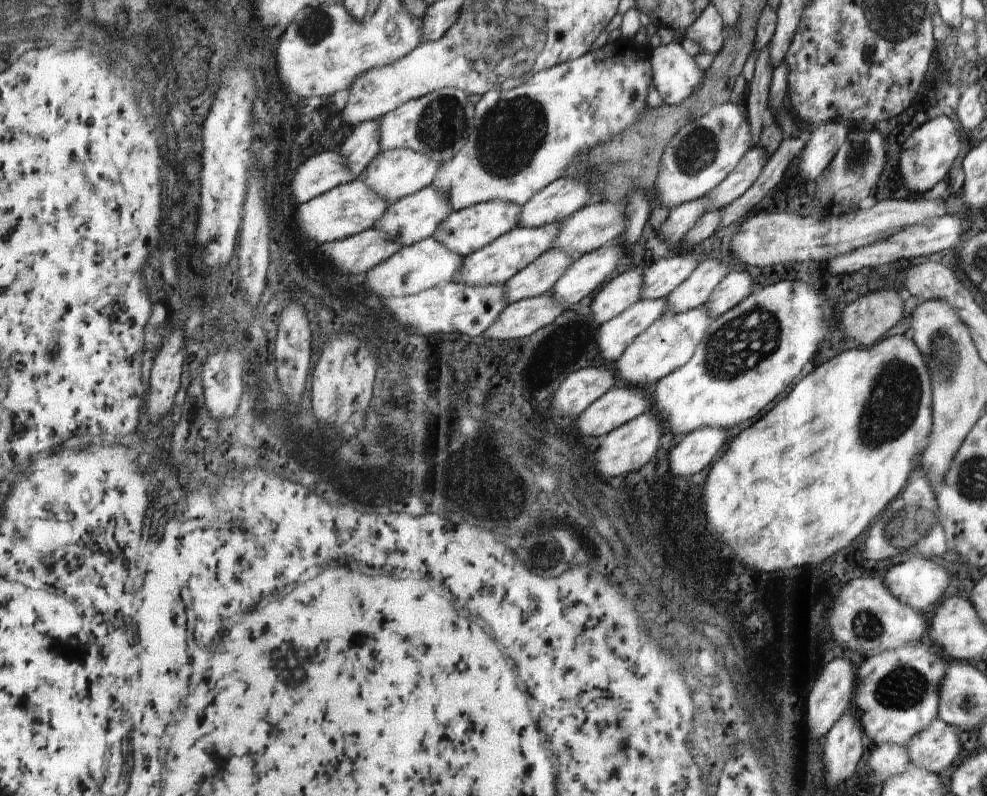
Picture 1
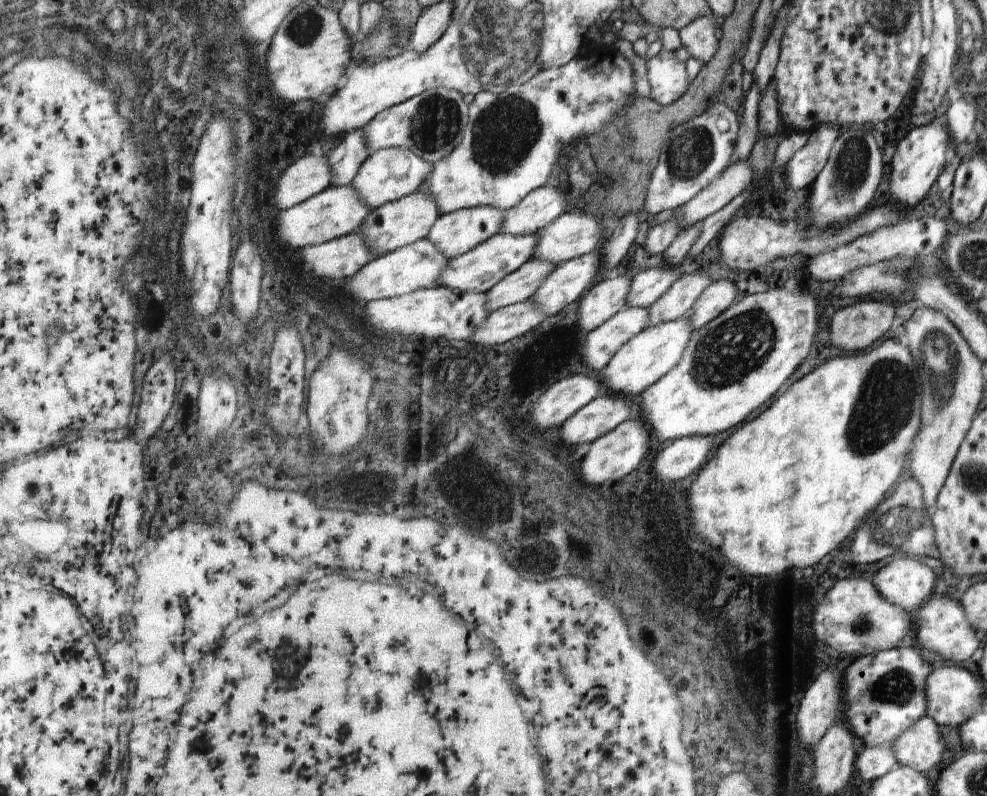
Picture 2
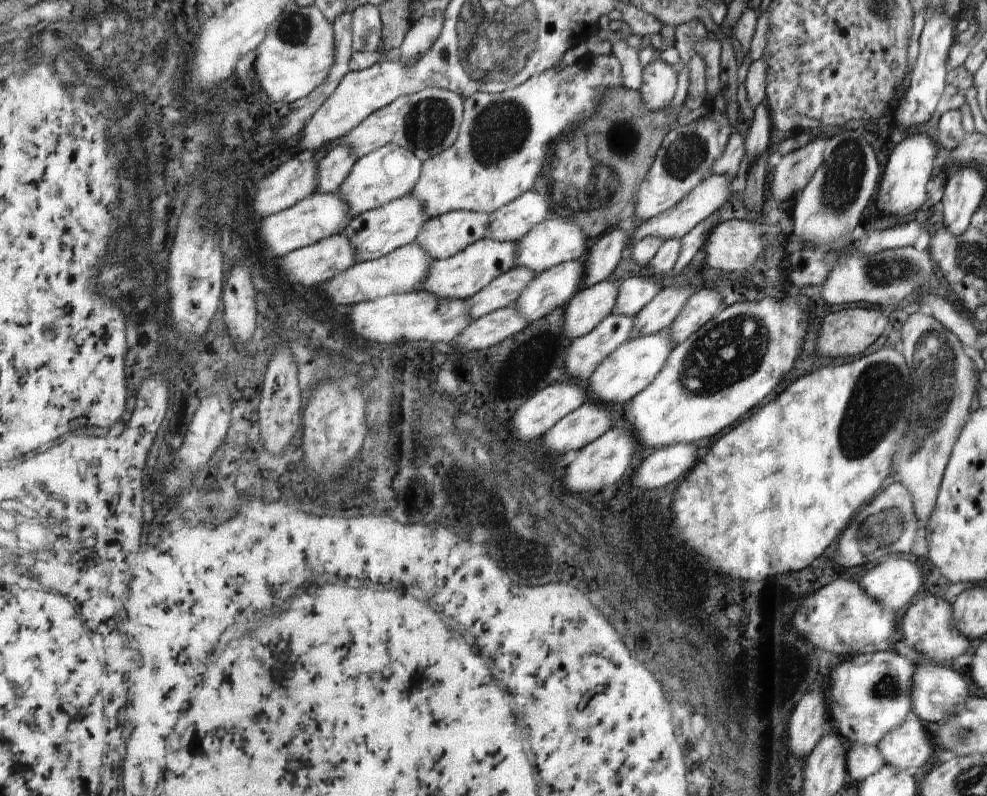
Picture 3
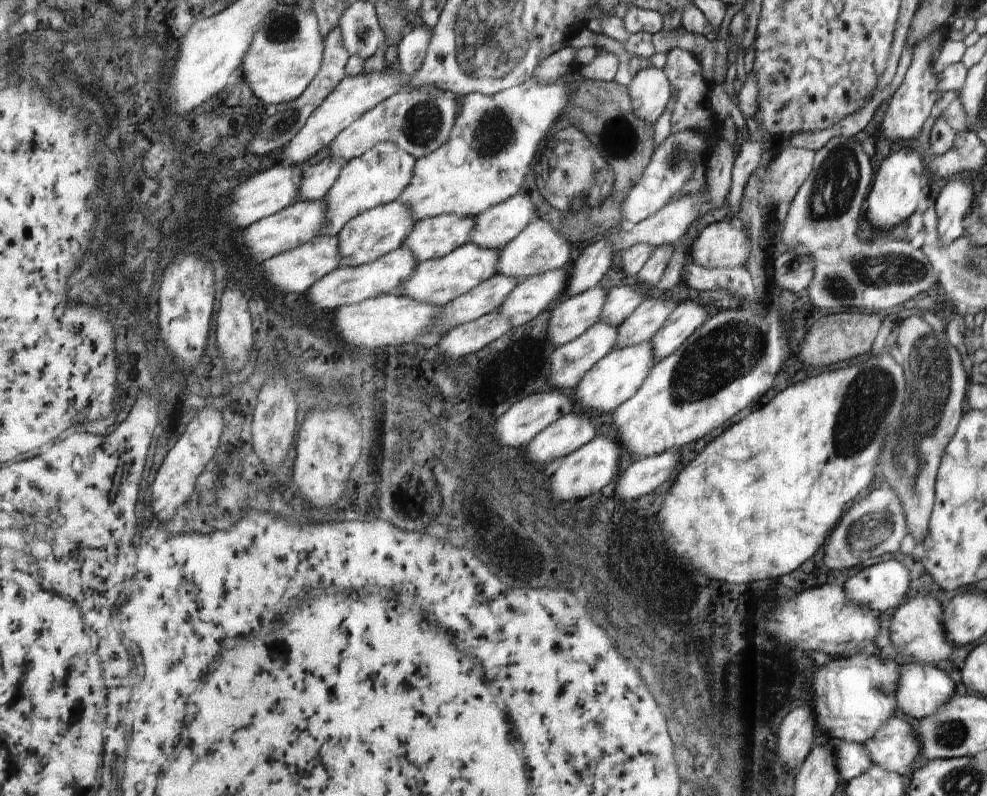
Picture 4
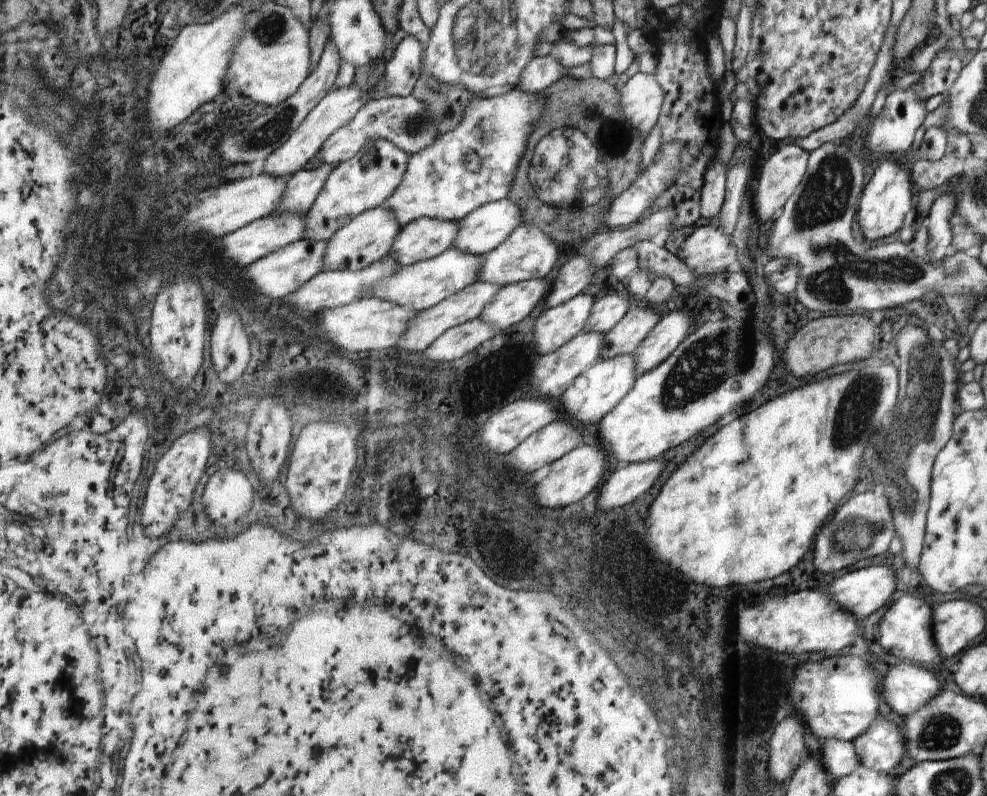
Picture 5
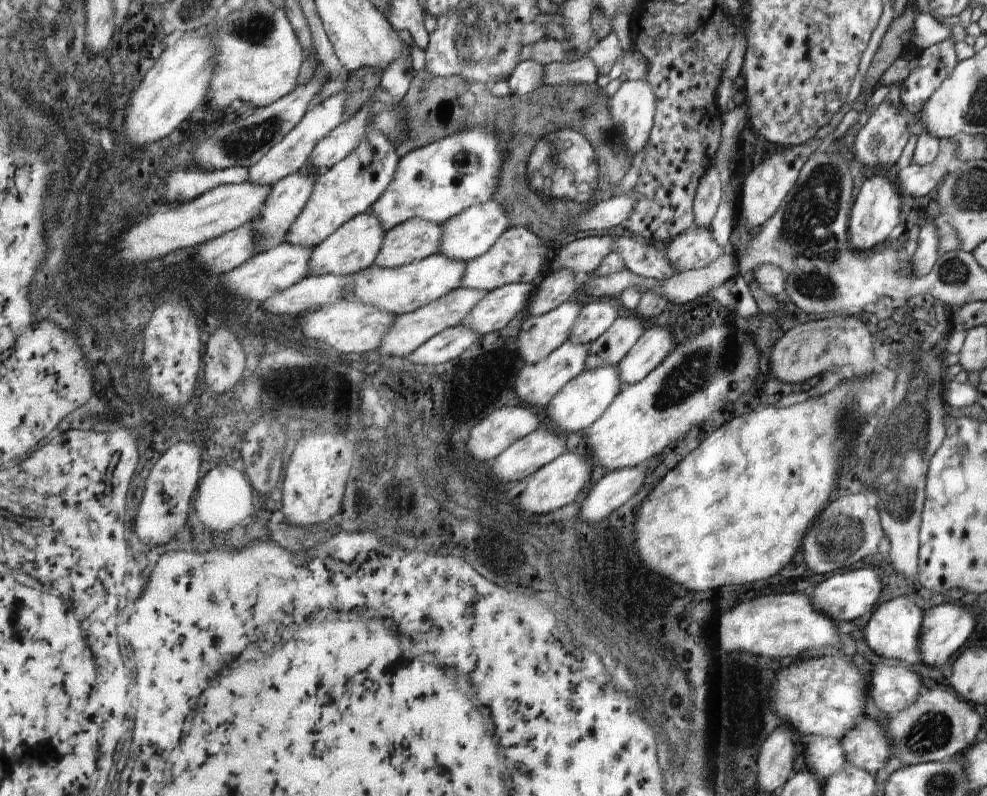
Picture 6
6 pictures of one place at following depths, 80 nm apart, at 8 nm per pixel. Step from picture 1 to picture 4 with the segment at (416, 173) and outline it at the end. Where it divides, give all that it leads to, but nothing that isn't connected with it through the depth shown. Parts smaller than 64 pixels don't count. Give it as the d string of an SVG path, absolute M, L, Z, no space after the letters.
M390 142L376 144L362 156L348 161L325 197L328 202L328 220L324 220L324 228L320 230L322 235L337 236L356 216L399 199L415 175L417 163L414 156Z

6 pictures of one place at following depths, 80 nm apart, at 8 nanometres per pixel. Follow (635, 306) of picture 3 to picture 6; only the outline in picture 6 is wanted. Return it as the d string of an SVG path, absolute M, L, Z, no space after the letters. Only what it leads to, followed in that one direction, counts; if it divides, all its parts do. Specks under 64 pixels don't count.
M608 298L586 304L583 306L583 311L580 312L568 340L578 342L578 344L592 343L614 324L614 320L619 317L618 314L620 315L622 312L621 305L616 300Z

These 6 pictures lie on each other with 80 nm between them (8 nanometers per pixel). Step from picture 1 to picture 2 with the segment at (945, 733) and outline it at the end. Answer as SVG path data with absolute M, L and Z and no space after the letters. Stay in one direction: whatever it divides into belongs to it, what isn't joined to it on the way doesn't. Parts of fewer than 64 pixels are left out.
M924 716L904 734L900 734L898 740L892 743L898 762L916 772L930 772L941 762L948 749L939 727L932 718Z

